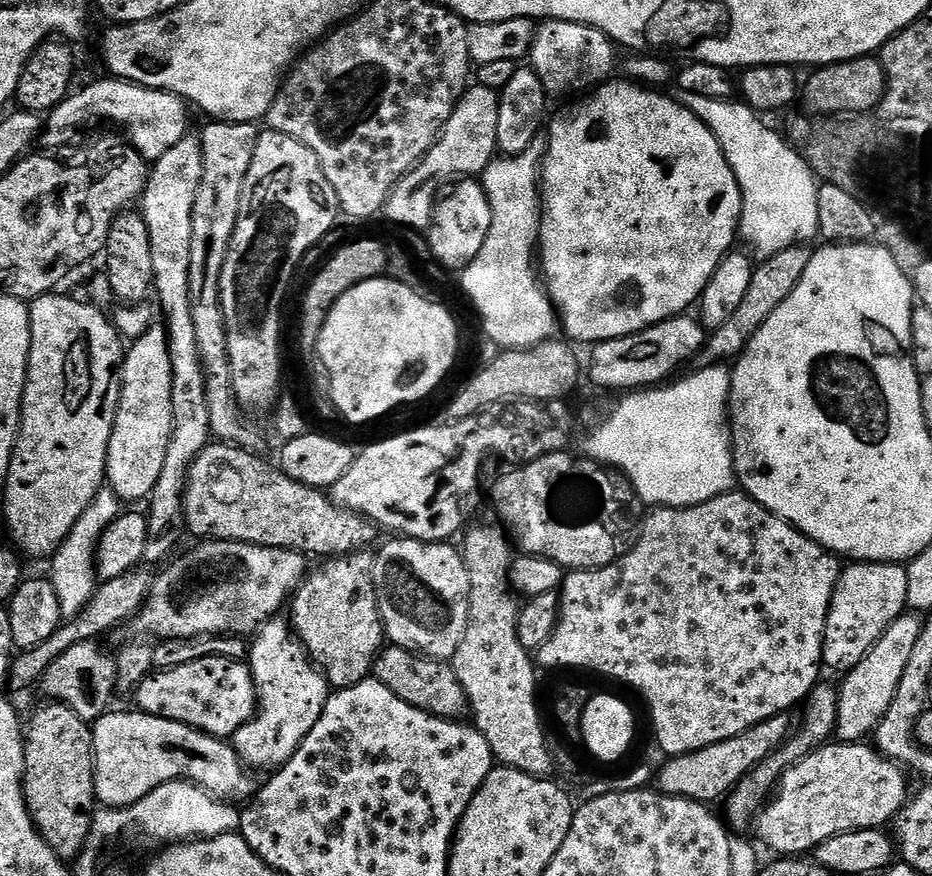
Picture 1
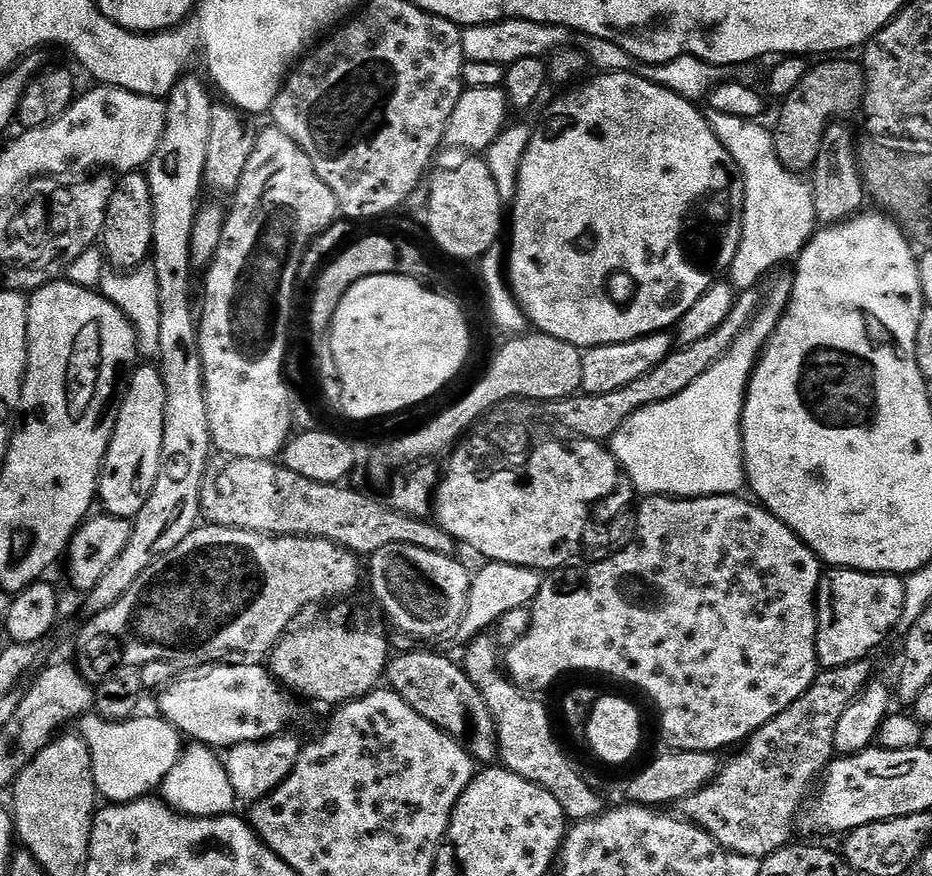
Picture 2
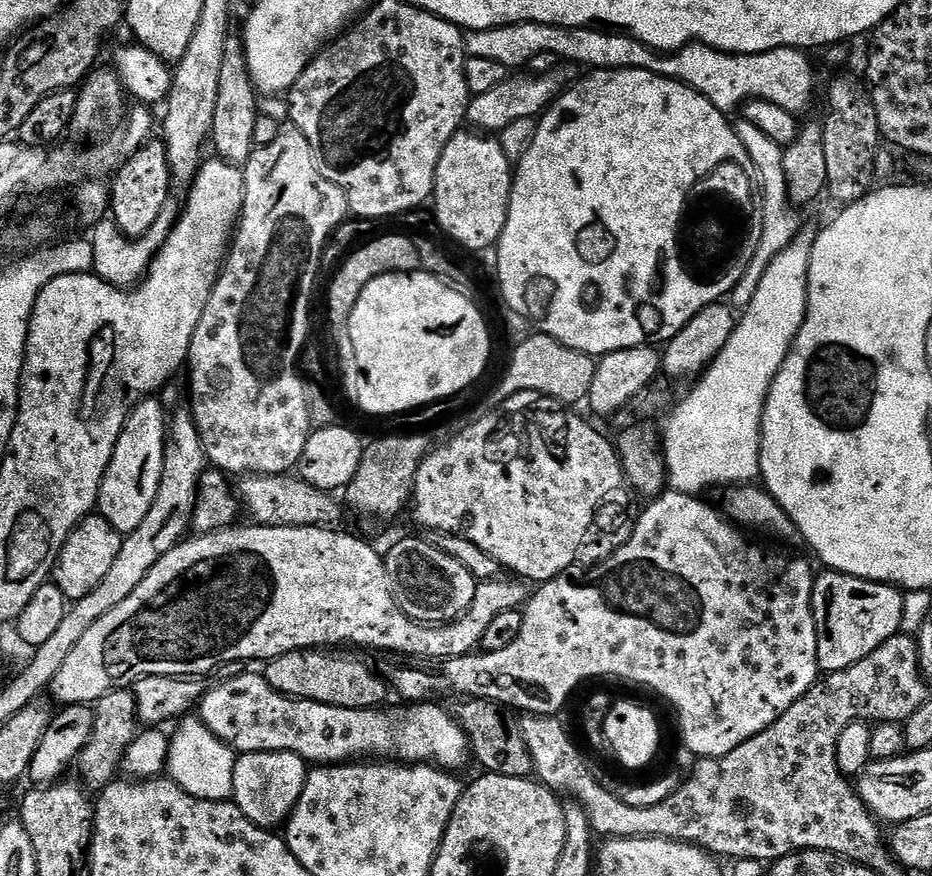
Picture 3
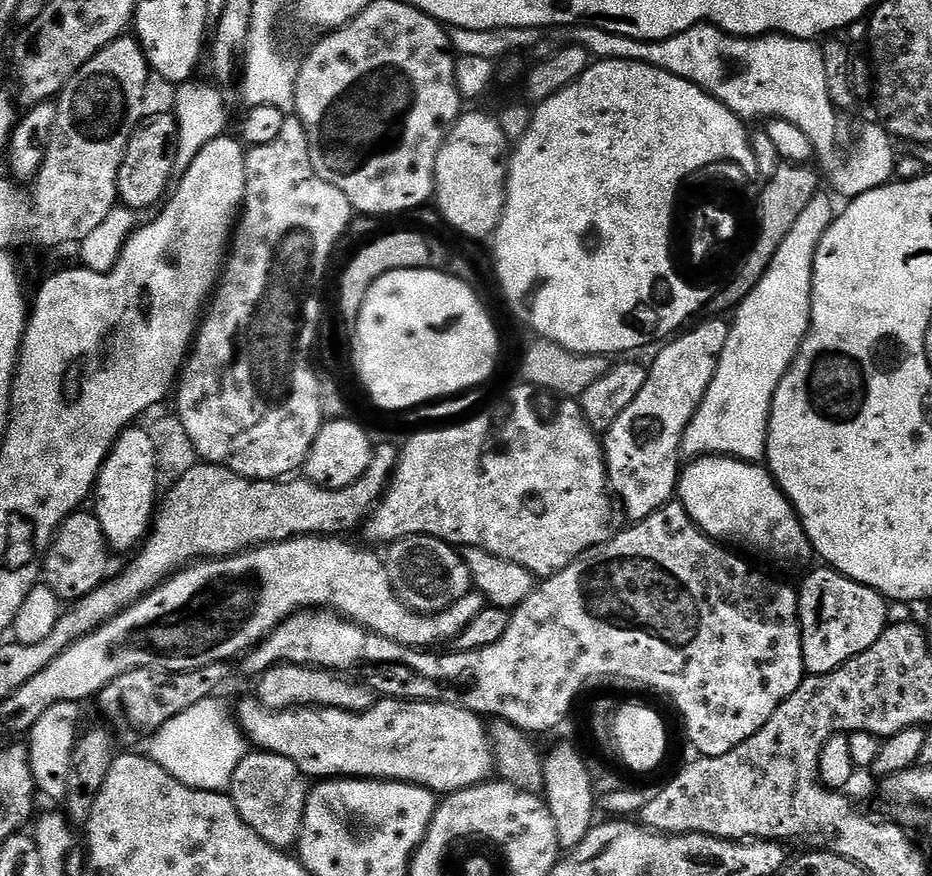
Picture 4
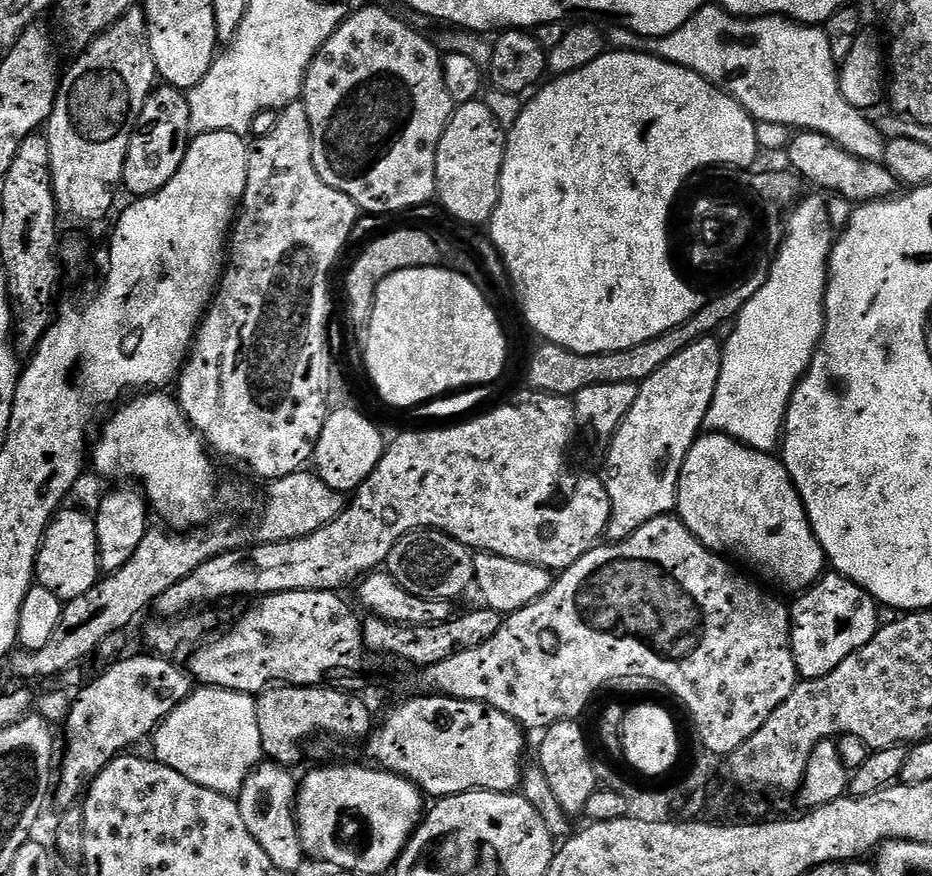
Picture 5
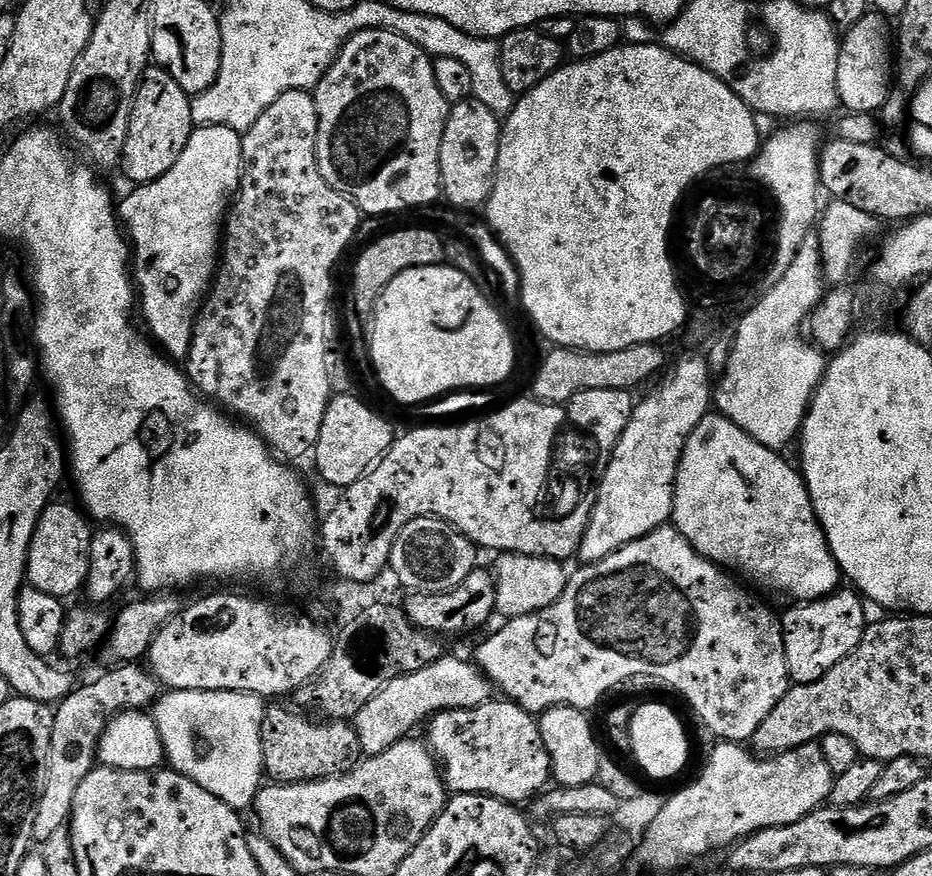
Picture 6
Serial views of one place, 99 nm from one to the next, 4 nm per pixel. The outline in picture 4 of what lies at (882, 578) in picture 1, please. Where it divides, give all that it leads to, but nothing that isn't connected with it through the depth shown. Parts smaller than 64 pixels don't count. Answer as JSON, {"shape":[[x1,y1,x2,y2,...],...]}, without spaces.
{"shape":[[819,566,801,584,800,633,804,671,809,676,821,676,840,668,847,660,870,650,888,627,888,605,879,592,859,584,836,569]]}

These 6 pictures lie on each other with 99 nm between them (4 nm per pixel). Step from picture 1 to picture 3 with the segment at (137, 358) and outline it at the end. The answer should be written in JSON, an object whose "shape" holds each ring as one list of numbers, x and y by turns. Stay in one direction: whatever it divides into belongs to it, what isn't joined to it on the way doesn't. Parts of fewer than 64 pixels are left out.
{"shape":[[156,398,141,399,124,424,100,487,98,512,106,518,106,522,110,522,110,526,114,526,114,530,122,534,138,530,150,506,154,506,158,482,162,478,165,443,166,416,164,420,163,406]]}

